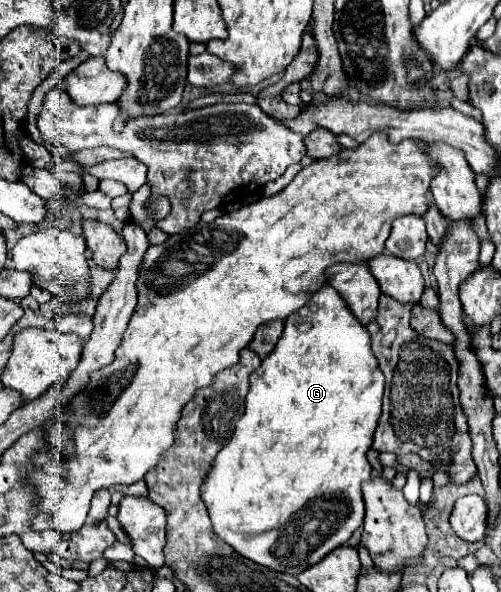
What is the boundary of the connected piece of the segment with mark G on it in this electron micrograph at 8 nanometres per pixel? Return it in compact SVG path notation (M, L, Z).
M328 286L320 288L318 292L312 294L312 298L306 302L302 310L284 320L284 332L278 344L262 360L260 368L250 376L250 392L246 396L244 416L238 420L230 442L216 454L214 462L210 464L210 472L202 482L200 494L208 508L214 532L222 536L222 540L230 544L240 556L252 562L258 562L266 568L272 568L274 572L292 574L292 576L298 576L312 564L320 562L328 552L346 544L346 540L354 534L354 530L360 528L364 522L364 500L362 500L360 484L370 478L370 470L372 470L372 466L366 460L366 452L372 444L372 434L378 424L378 416L382 412L382 394L384 394L384 374L378 368L378 362L372 354L370 334L366 332L366 328L362 328L362 324L358 324L358 320L354 320L354 316L350 316L350 310L346 310L346 304L342 296L338 296L338 292L334 292Z

